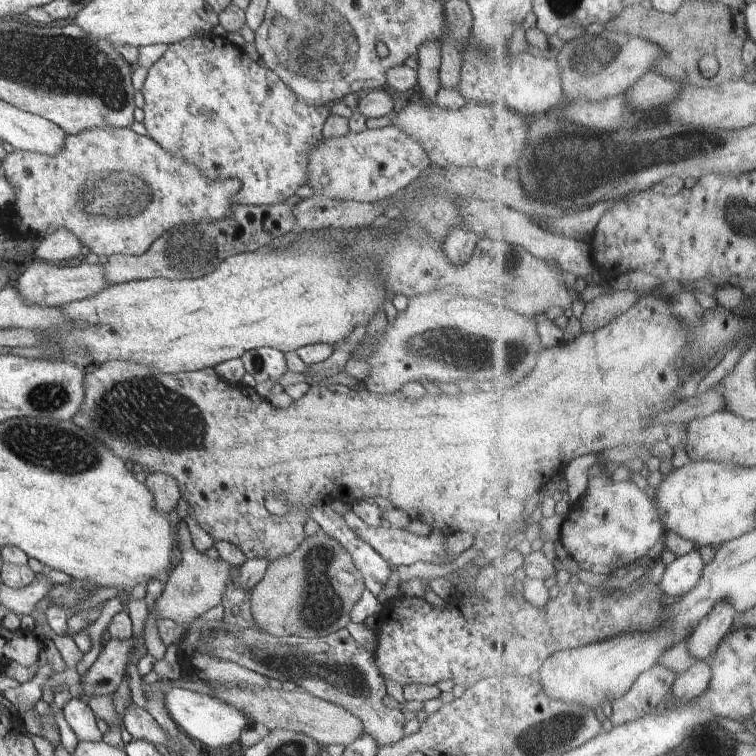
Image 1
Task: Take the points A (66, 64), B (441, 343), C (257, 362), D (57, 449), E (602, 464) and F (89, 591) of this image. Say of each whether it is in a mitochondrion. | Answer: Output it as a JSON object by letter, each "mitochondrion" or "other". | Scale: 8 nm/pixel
{"A":"mitochondrion","B":"mitochondrion","C":"mitochondrion","D":"mitochondrion","E":"other","F":"other"}

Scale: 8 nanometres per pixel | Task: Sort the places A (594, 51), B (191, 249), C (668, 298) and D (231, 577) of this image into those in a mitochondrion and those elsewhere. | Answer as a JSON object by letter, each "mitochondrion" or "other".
{"A":"mitochondrion","B":"mitochondrion","C":"other","D":"other"}

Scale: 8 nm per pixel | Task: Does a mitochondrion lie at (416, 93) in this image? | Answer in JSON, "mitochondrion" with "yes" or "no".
{"mitochondrion":"no"}

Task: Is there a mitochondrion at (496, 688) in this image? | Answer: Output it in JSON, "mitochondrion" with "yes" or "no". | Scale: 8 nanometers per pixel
{"mitochondrion":"no"}

